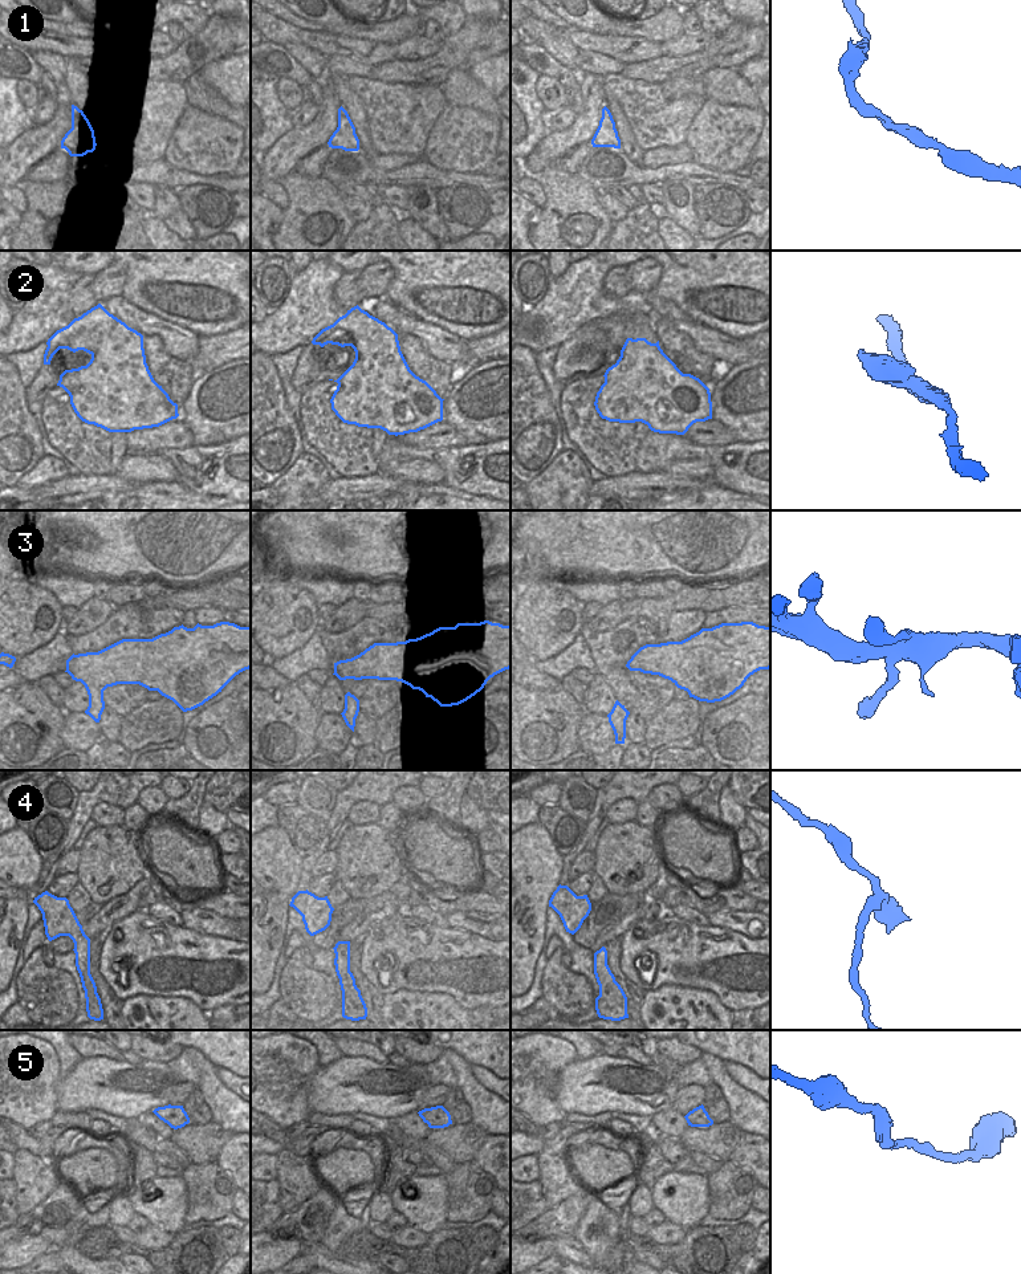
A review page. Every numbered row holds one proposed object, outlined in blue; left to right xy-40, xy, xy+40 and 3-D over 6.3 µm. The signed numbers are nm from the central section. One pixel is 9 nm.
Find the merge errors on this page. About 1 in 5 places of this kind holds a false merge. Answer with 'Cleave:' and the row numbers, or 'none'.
Cleave: none

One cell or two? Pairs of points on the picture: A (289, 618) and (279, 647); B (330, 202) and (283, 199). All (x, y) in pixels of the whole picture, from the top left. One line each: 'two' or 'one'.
A: one
B: two

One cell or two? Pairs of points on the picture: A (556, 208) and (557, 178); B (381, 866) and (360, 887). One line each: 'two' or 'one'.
A: one
B: one

